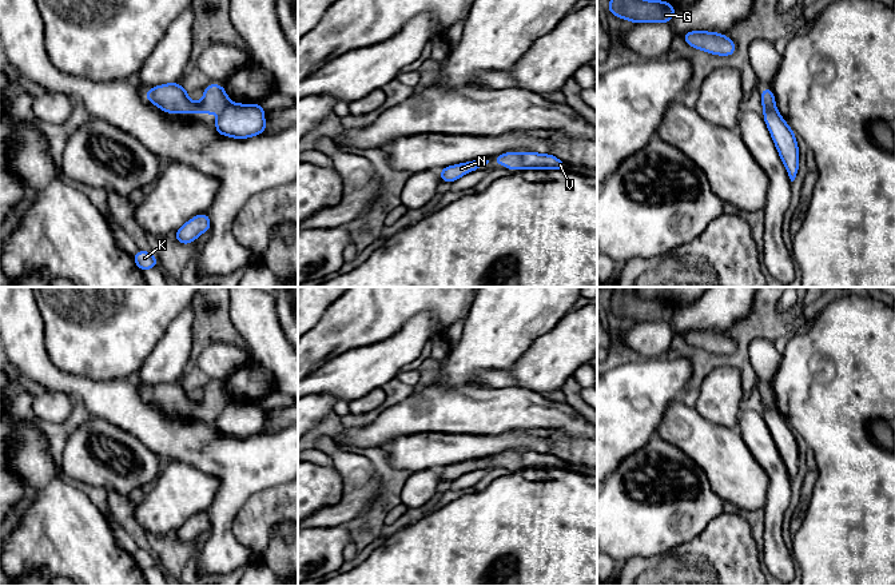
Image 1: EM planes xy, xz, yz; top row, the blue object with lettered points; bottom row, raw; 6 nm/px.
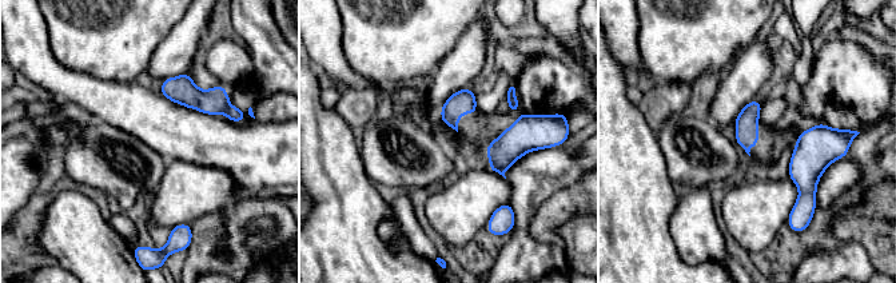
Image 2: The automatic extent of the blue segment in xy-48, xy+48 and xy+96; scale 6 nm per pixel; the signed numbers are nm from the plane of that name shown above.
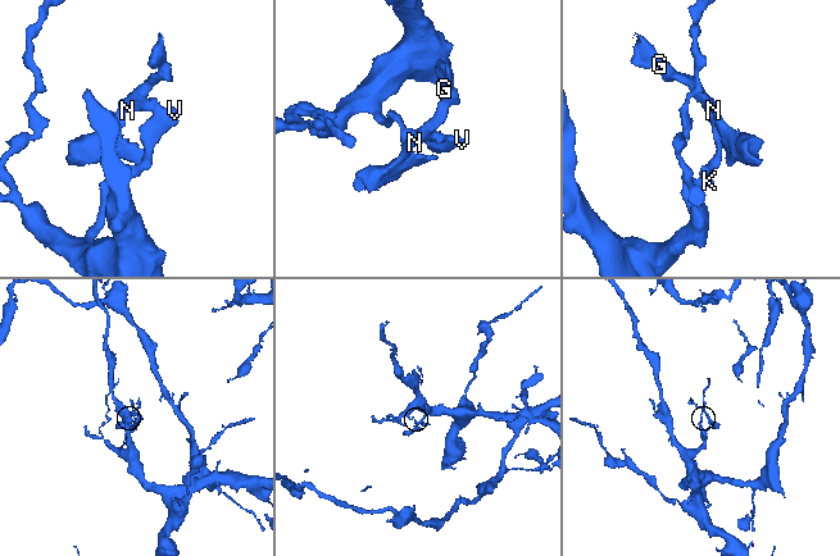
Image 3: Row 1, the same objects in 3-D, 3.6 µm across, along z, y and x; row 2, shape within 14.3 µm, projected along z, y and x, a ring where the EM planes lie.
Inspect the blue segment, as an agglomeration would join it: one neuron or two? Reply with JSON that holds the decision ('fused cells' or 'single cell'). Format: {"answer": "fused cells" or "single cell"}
{"answer": "fused cells"}

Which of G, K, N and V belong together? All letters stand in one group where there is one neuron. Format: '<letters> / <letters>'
G N / K V

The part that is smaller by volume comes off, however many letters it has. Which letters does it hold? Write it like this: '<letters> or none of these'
G, N

